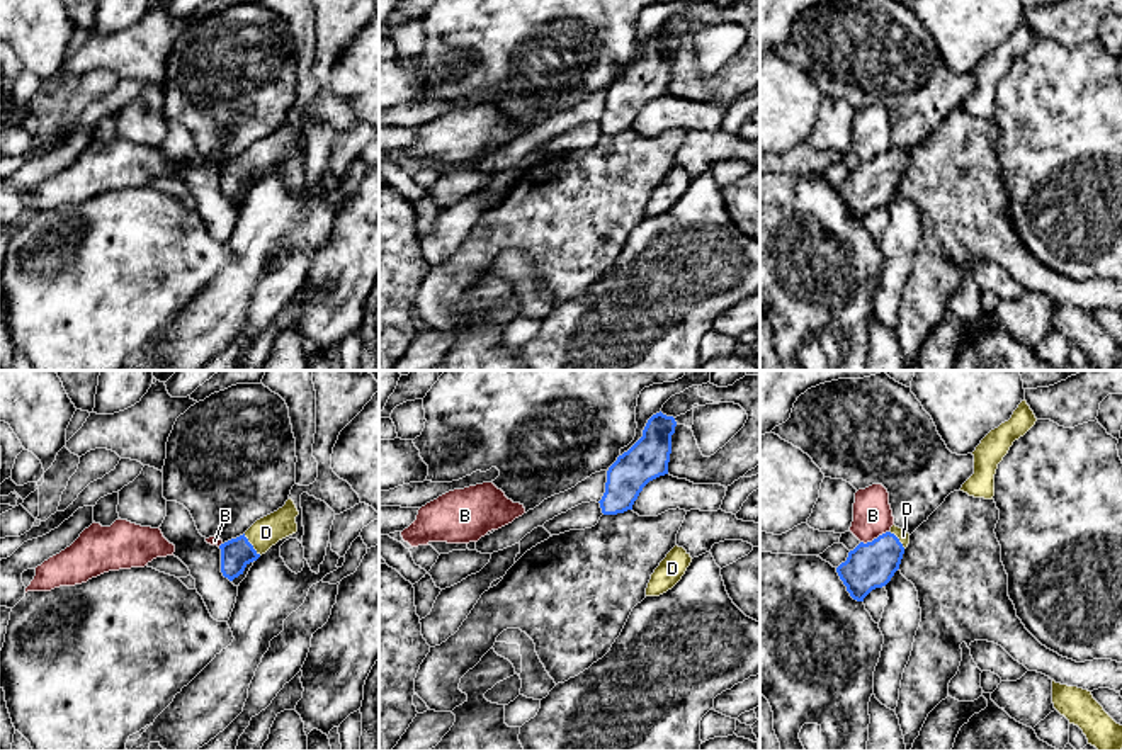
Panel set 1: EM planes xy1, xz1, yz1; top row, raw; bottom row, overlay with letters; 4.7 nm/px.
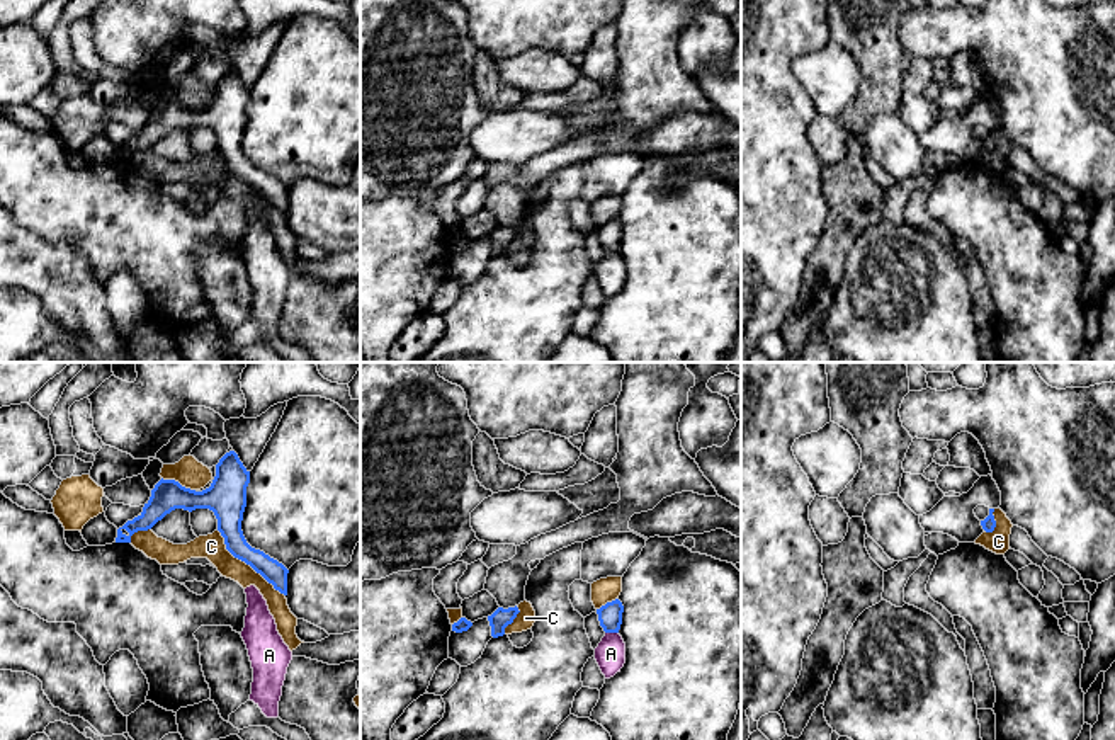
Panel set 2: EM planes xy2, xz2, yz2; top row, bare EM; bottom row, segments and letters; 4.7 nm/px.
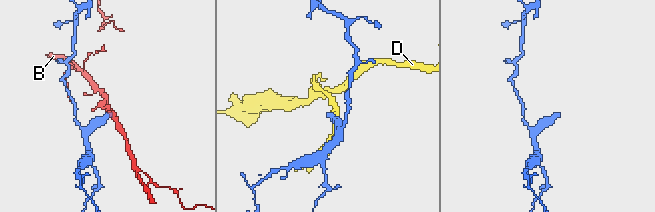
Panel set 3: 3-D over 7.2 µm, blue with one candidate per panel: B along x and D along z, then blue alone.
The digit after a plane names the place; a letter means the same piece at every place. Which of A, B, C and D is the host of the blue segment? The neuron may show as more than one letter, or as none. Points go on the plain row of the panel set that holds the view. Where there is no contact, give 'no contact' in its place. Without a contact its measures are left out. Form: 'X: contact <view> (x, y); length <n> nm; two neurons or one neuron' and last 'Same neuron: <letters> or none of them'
A: contact xz2 (612, 250); length 60 nm; two neurons
B: contact yz1 (874, 158); length 150 nm; two neurons
C: contact xy2 (247, 182); length 440 nm; two neurons
D: contact xy1 (250, 163); length 130 nm; one neuron
Same neuron: D

